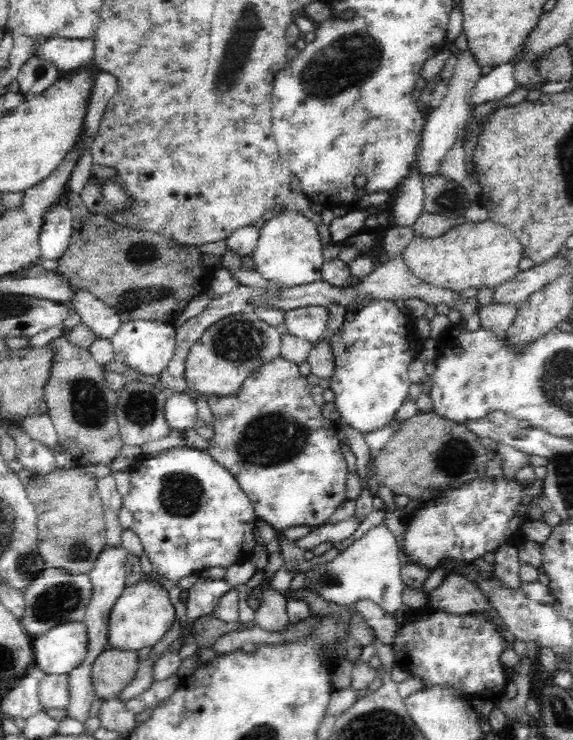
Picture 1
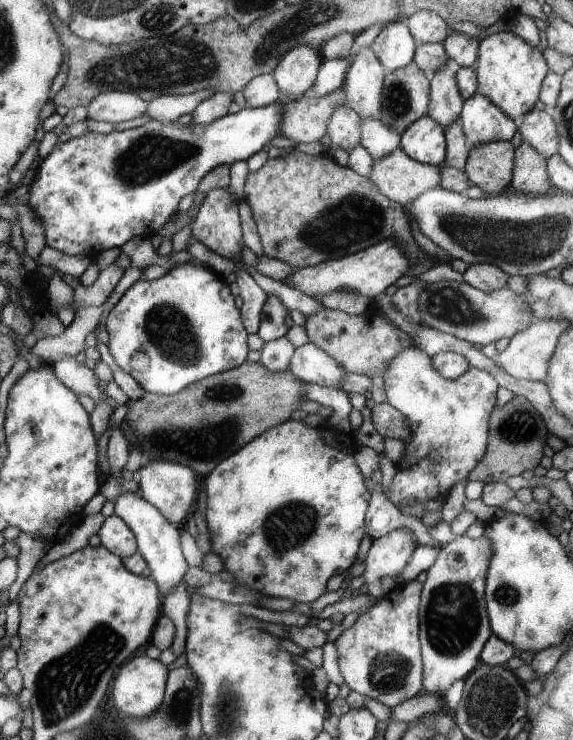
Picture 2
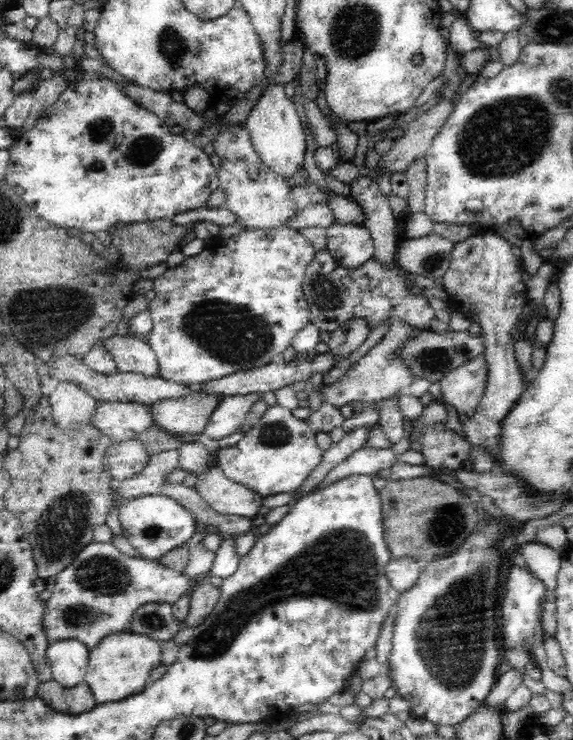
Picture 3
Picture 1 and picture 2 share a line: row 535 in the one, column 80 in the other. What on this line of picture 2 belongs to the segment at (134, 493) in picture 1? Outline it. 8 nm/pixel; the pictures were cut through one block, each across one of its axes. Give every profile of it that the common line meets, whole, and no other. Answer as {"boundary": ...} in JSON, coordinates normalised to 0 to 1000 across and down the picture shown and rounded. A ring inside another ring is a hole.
{"boundary":[[[490,132],[454,146],[426,145],[410,154],[373,162],[370,168],[316,169],[307,164],[262,161],[251,170],[187,182],[154,178],[140,186],[108,186],[87,211],[72,216],[51,249],[49,278],[77,308],[80,331],[117,345],[166,349],[183,338],[209,336],[230,322],[262,323],[297,300],[314,270],[344,258],[366,230],[387,222],[403,224],[415,216],[431,218],[492,181],[492,165],[504,138]]]}

